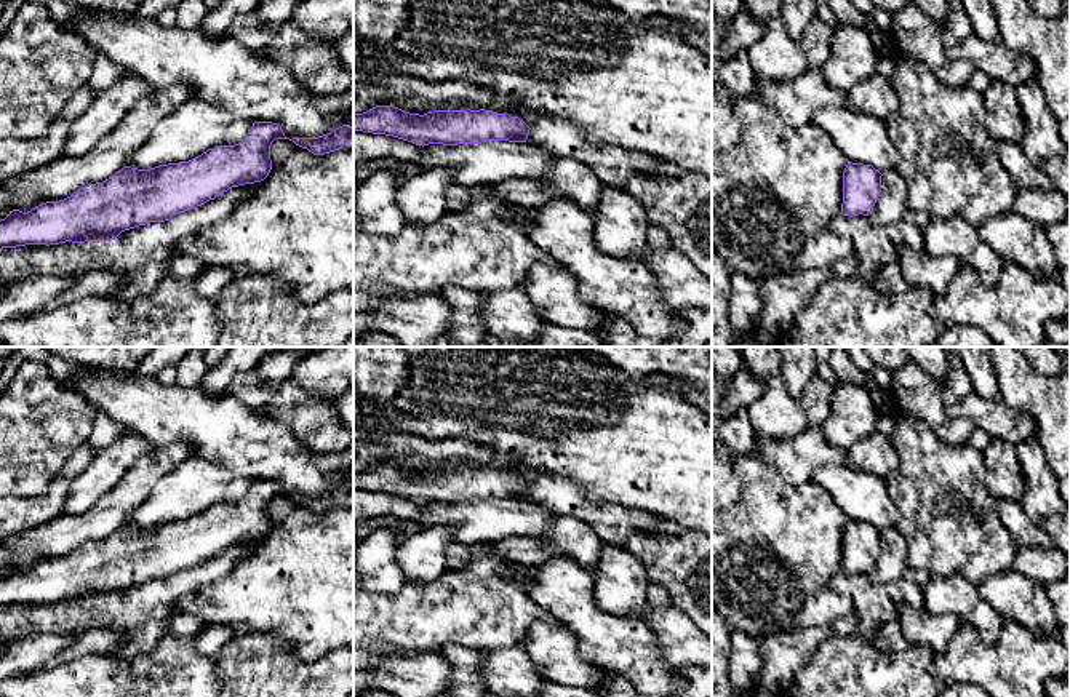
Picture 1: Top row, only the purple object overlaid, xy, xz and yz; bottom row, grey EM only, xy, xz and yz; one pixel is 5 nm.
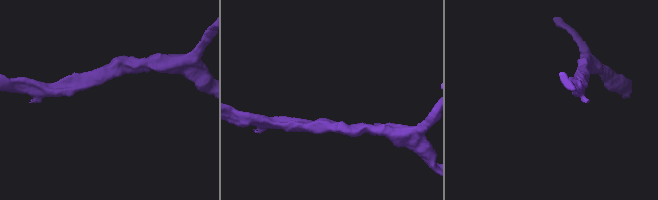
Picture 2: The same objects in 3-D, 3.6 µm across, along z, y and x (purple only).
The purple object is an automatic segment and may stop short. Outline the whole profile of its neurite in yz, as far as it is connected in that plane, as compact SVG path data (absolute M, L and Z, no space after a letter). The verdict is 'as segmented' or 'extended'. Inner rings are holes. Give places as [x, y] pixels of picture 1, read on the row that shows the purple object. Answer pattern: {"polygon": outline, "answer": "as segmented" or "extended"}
{"polygon": "M848 161L843 173L843 216L868 216L881 192L881 173L872 165Z", "answer": "as segmented"}

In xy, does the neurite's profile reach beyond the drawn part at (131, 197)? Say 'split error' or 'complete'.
complete

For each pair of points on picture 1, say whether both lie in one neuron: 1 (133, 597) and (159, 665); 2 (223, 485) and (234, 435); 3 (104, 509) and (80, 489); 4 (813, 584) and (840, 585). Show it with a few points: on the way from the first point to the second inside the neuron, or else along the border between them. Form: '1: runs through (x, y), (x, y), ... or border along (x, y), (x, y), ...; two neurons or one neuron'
1: border along (168, 632), (146, 651), (131, 657), (115, 656); two neurons
2: border along (195, 454), (253, 480); two neurons
3: border along (123, 475), (88, 509), (79, 513), (63, 513); two neurons
4: border along (837, 573), (830, 587), (851, 601), (854, 613); two neurons

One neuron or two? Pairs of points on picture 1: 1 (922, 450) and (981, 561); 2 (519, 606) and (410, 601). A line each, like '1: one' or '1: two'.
1: one
2: one

